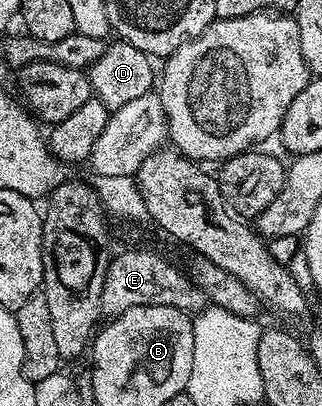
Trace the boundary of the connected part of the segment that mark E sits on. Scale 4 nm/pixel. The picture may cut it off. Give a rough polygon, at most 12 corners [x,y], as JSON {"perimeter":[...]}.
{"perimeter":[[156,250],[109,257],[101,315],[135,306],[205,309],[204,294]]}

